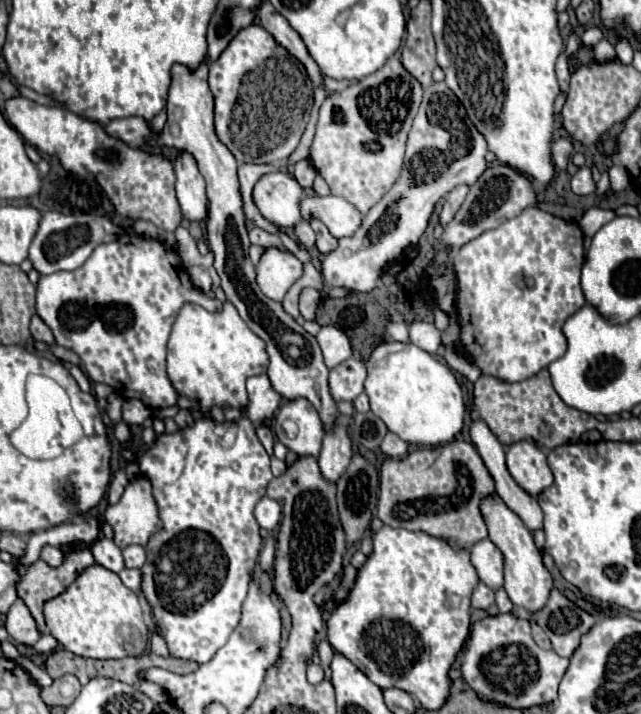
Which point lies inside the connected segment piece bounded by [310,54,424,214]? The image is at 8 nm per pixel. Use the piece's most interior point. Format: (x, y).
(341, 153)

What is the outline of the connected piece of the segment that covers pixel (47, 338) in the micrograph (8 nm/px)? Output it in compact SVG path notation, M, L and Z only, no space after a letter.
M38 314L32 316L32 322L30 322L30 334L32 334L34 340L42 340L42 342L46 342L46 344L52 344L52 342L54 342L54 336L52 336L50 328L44 324L44 320L42 320Z

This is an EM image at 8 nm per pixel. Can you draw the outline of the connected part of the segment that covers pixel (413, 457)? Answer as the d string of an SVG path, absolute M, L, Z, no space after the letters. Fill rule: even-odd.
M454 440L436 448L418 448L402 460L386 460L380 470L376 516L390 528L424 532L448 542L454 550L464 550L488 538L480 502L494 492L494 480L476 448Z

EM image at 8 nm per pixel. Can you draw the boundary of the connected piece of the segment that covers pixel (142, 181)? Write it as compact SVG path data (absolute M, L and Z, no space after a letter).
M12 96L4 102L4 112L8 122L24 136L28 144L44 154L58 156L62 166L74 174L84 174L84 170L88 170L102 186L118 214L130 216L134 220L150 220L156 228L170 232L180 226L182 214L174 192L176 176L168 158L130 148L108 136L100 124L88 122L60 106L42 106L24 96Z

